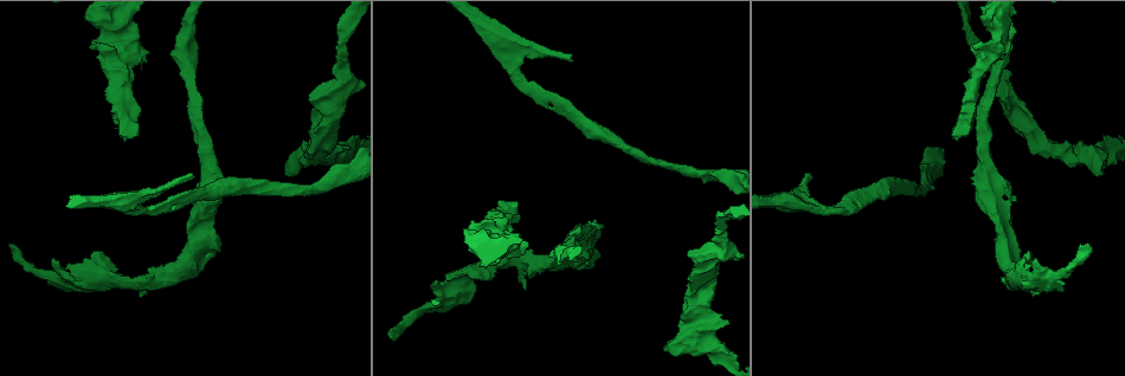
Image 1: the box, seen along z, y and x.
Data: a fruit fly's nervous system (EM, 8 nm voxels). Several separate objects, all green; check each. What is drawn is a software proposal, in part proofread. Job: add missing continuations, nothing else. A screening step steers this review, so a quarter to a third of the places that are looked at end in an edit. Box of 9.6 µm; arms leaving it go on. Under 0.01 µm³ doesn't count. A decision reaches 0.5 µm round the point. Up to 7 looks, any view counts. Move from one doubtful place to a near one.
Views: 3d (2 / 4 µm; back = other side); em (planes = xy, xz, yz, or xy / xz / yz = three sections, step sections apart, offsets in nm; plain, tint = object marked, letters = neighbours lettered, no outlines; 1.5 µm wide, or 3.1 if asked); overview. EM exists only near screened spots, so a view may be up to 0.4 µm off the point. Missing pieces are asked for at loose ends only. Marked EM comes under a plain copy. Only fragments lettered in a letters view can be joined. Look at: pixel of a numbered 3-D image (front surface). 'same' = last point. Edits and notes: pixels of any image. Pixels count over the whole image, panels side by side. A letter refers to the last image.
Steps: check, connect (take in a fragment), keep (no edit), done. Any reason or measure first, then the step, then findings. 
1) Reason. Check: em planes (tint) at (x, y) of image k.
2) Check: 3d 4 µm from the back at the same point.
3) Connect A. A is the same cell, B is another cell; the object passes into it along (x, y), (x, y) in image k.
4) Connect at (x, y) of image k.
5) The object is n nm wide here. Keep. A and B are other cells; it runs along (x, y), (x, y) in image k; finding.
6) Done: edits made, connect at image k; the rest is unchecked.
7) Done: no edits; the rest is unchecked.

An open end. Check: 3d 2 µm at (1001, 180) of image 1.

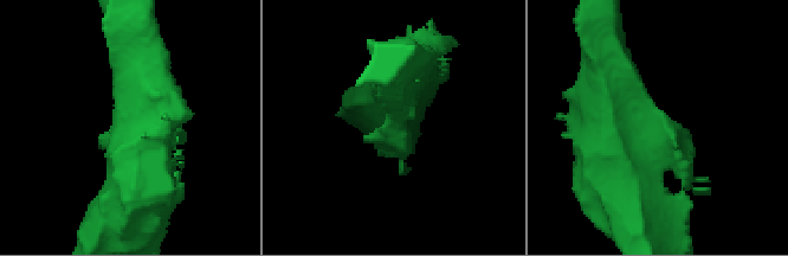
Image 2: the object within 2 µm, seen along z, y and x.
The arms are 300, 480 nm wide; need the tissue. Check: em planes (letters) at (669, 117) of image 2.

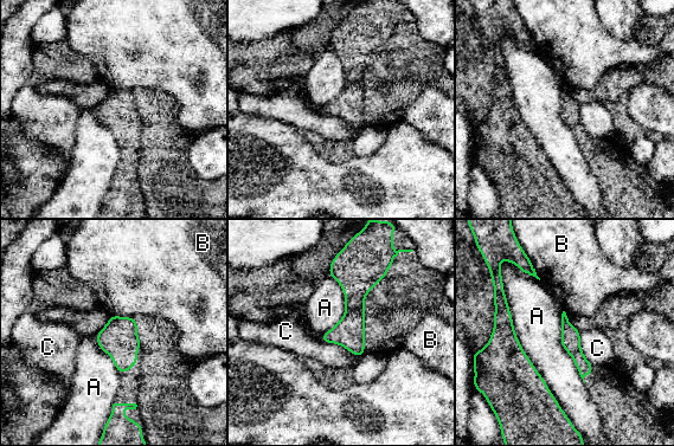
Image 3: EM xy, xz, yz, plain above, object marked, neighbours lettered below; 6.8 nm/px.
Keep. A, B and C are other cells; no lettered fragment goes on from it.

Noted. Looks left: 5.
Check: em yz step 8 (letters) at (1026, 253) of image 1.

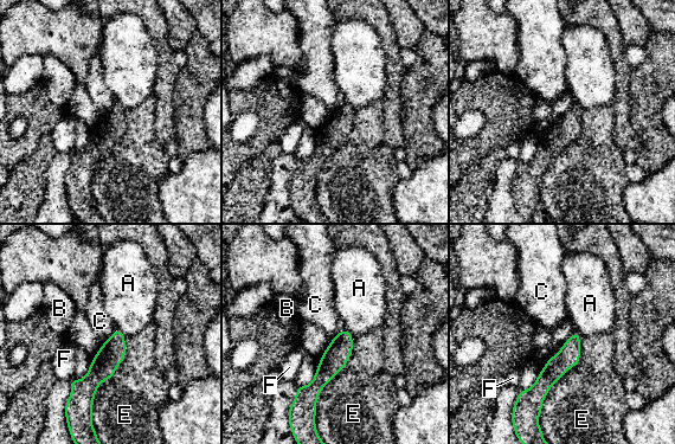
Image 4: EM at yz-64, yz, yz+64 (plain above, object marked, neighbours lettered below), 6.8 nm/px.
Keep. A, B, C, E and F are other cells; a border runs along (116, 327), (111, 335), (97, 348) in image 4; none of them fits.

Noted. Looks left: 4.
Check: em xz step 4 (tint) at (813, 177) of image 1.

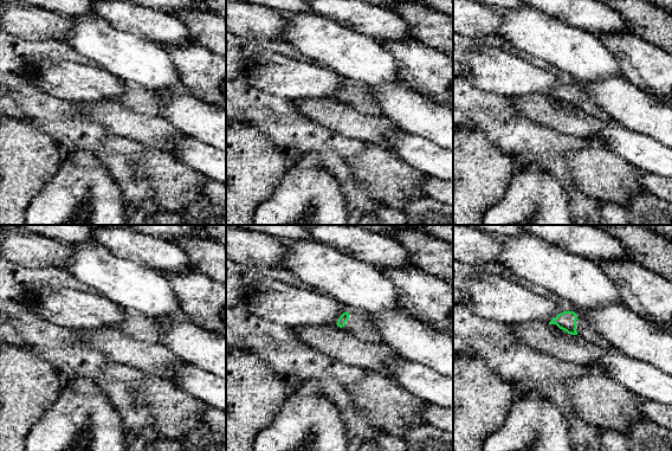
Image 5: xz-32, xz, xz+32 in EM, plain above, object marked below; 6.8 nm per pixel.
Cut it another way. Check: em xy step 4 (letters) at the same point.

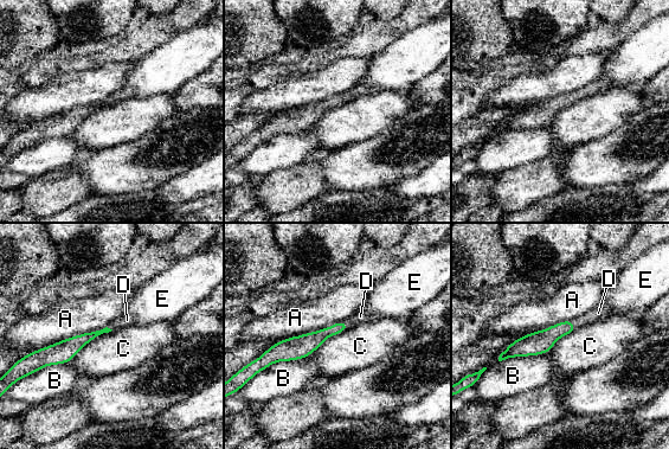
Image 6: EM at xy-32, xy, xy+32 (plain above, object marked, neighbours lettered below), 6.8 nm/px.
Connect D. D is the same cell, A, B, C and E are other cells; the object passes into it along (542, 341), (574, 325), (598, 313) in image 6; it goes on there.

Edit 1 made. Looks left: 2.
Done: edits made, connect at image 6; the rest is unchecked.

